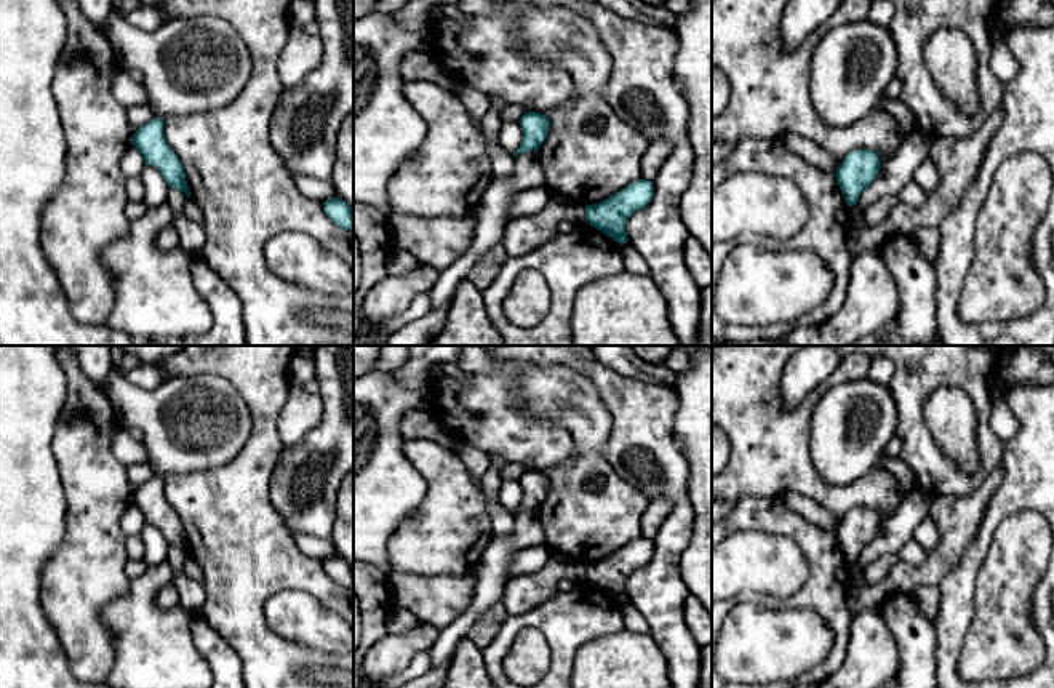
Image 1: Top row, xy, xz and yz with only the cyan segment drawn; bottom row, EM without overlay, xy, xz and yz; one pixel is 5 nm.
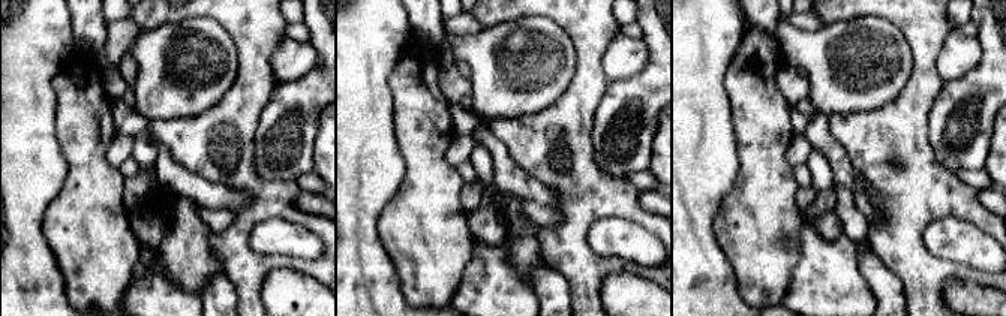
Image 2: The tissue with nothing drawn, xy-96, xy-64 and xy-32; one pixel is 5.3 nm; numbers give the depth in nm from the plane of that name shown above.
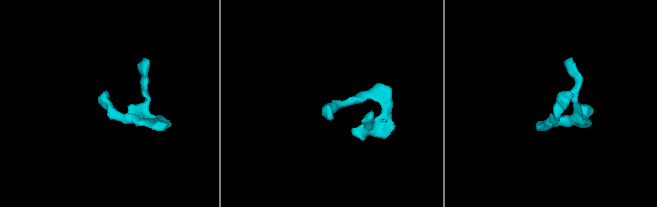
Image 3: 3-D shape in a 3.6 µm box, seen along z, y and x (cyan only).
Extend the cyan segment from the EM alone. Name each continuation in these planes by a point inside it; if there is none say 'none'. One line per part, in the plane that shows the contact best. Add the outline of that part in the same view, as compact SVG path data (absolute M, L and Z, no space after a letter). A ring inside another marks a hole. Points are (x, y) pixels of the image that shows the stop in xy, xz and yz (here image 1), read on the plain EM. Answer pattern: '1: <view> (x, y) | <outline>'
none

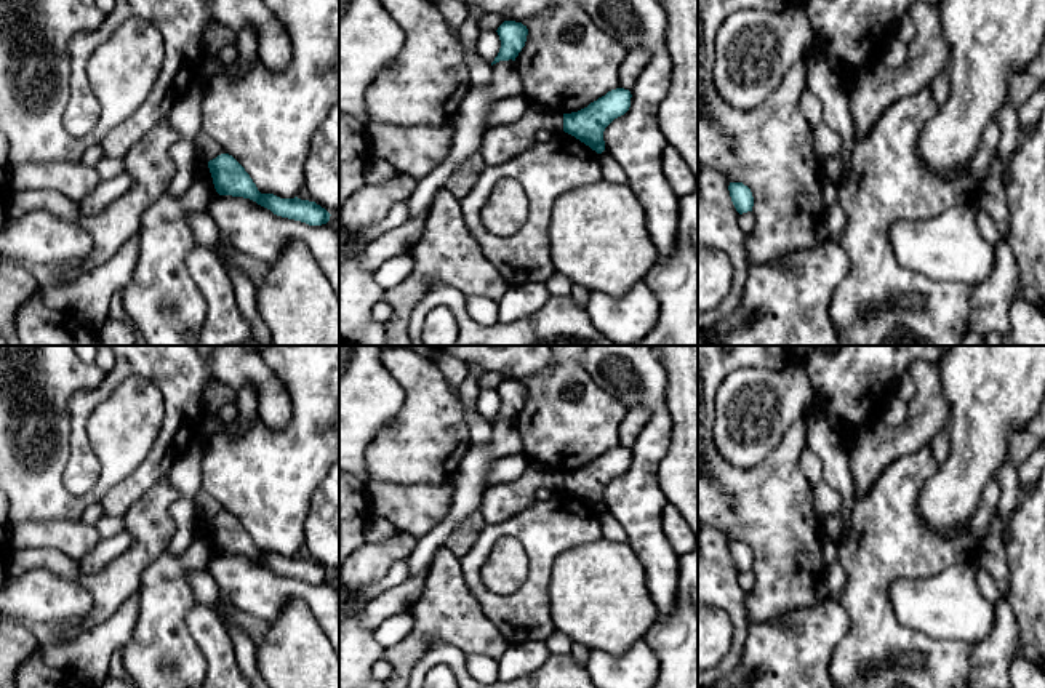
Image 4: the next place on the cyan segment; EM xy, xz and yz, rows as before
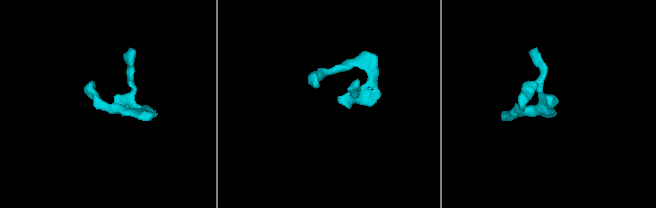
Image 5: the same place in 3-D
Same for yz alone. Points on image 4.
none

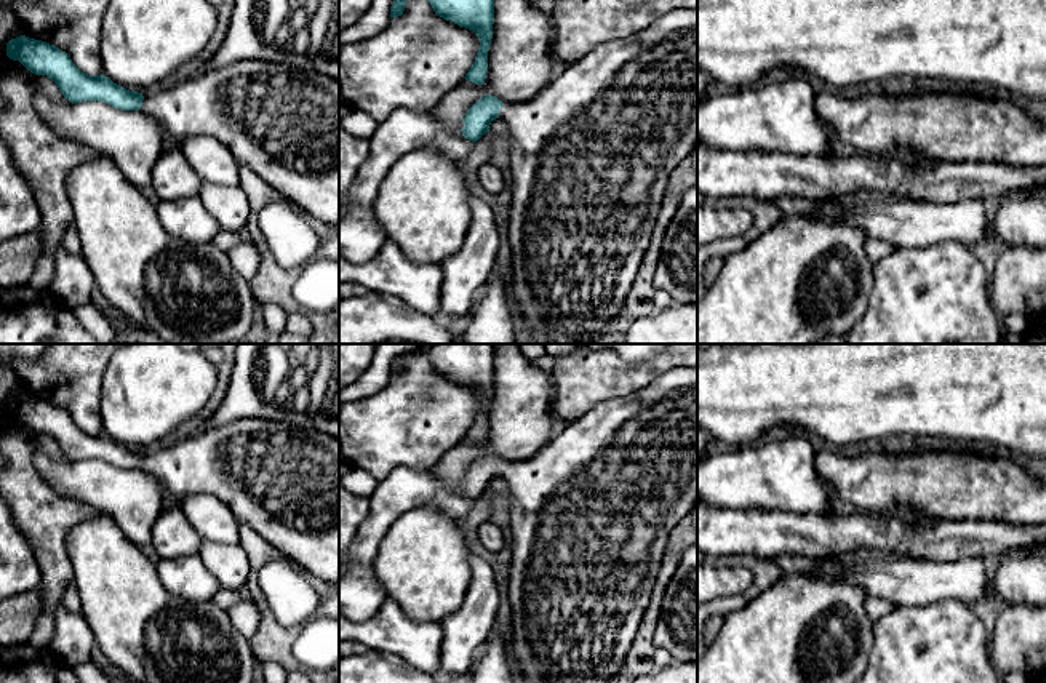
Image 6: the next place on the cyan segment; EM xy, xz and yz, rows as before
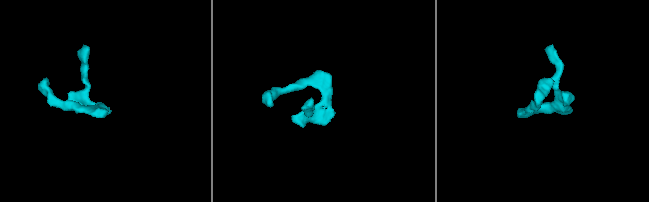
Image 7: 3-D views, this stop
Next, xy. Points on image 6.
1: xy (283, 482) | M245 417L144 456L141 469L176 497L211 494L309 577L339 584L339 440L328 432Z

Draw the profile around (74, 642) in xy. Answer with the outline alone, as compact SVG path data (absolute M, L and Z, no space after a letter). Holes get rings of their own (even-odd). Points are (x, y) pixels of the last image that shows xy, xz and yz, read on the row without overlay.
M62 603L53 611L54 638L50 651L69 667L91 659L96 637L82 613L70 613Z

